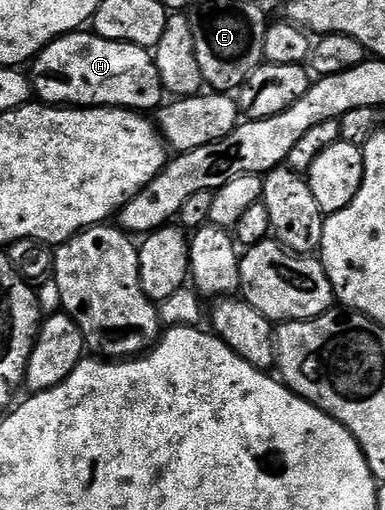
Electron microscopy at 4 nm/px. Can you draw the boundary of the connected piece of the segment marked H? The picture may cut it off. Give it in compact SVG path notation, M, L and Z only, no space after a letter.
M90 30L58 37L34 57L32 67L28 75L33 95L47 106L129 108L150 114L164 104L164 89L153 51L135 44L105 40Z

